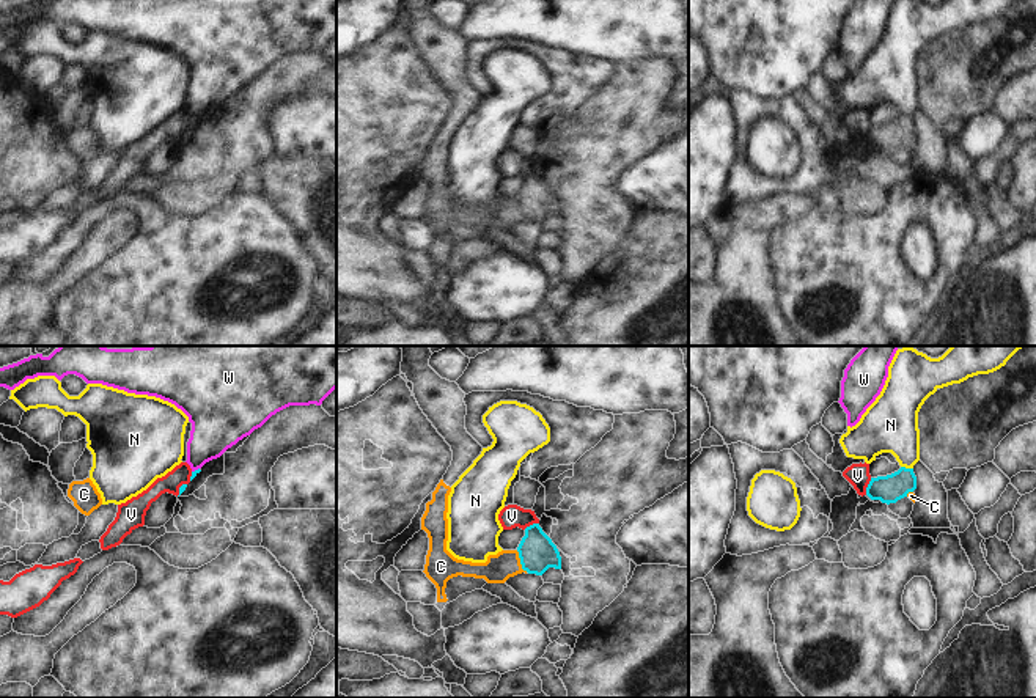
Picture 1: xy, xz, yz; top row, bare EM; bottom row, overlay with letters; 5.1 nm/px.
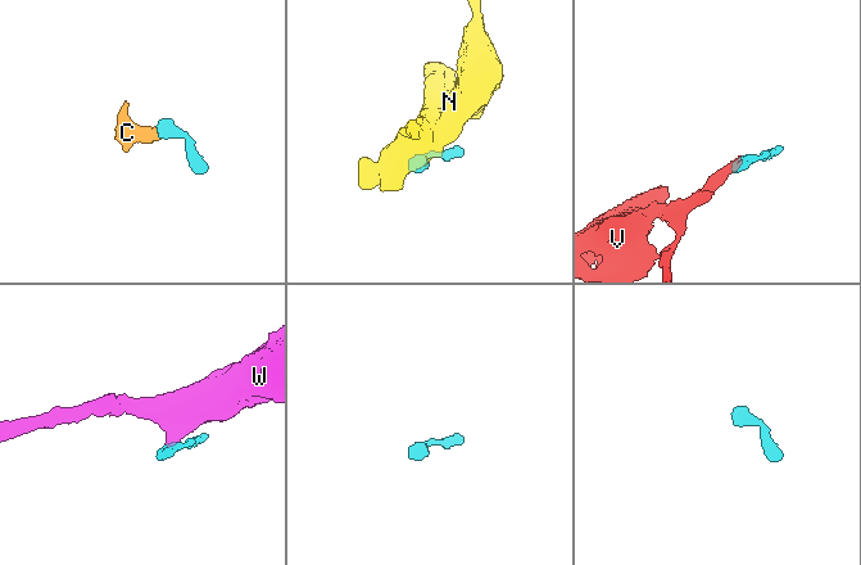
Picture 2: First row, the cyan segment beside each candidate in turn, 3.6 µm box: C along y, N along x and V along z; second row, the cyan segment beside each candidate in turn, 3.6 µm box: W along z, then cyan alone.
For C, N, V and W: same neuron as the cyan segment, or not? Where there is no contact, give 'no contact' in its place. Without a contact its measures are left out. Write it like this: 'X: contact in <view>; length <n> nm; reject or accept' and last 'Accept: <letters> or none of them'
C: contact in xz; length 130 nm; accept
N: contact in yz; length 70 nm; reject
V: contact in yz; length 90 nm; reject
W: contact in xy; length 50 nm; reject
Accept: C

